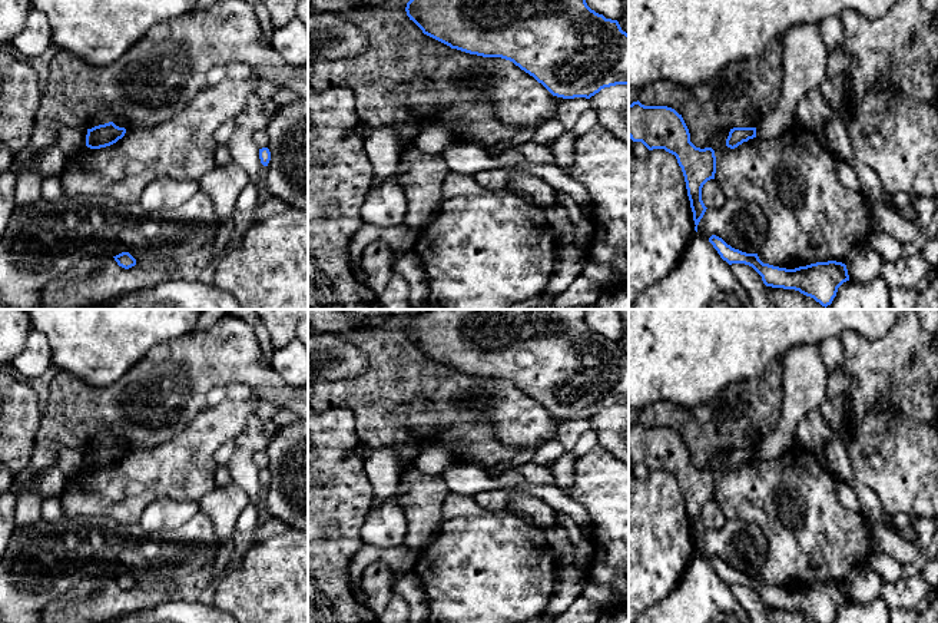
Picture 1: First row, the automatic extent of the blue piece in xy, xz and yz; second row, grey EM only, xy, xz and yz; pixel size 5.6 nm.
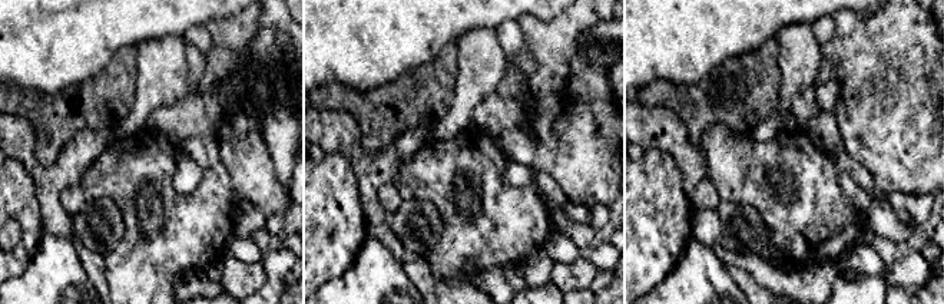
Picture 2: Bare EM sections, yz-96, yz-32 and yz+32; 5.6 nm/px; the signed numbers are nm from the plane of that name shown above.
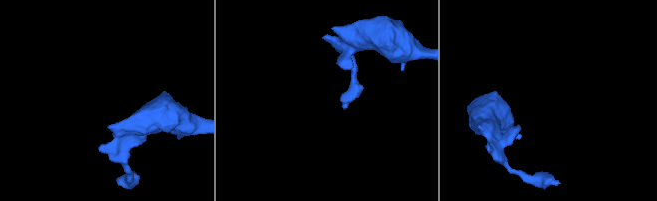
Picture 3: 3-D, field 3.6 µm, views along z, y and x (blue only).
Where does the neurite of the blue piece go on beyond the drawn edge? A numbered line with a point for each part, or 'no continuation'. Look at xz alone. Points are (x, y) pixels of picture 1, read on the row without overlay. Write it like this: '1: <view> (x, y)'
no continuation

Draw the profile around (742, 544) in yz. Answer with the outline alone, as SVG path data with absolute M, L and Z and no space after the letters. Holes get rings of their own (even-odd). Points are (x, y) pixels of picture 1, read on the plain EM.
M727 520L722 528L707 528L697 546L705 559L716 556L746 574L758 574L768 560L769 541L753 521Z

